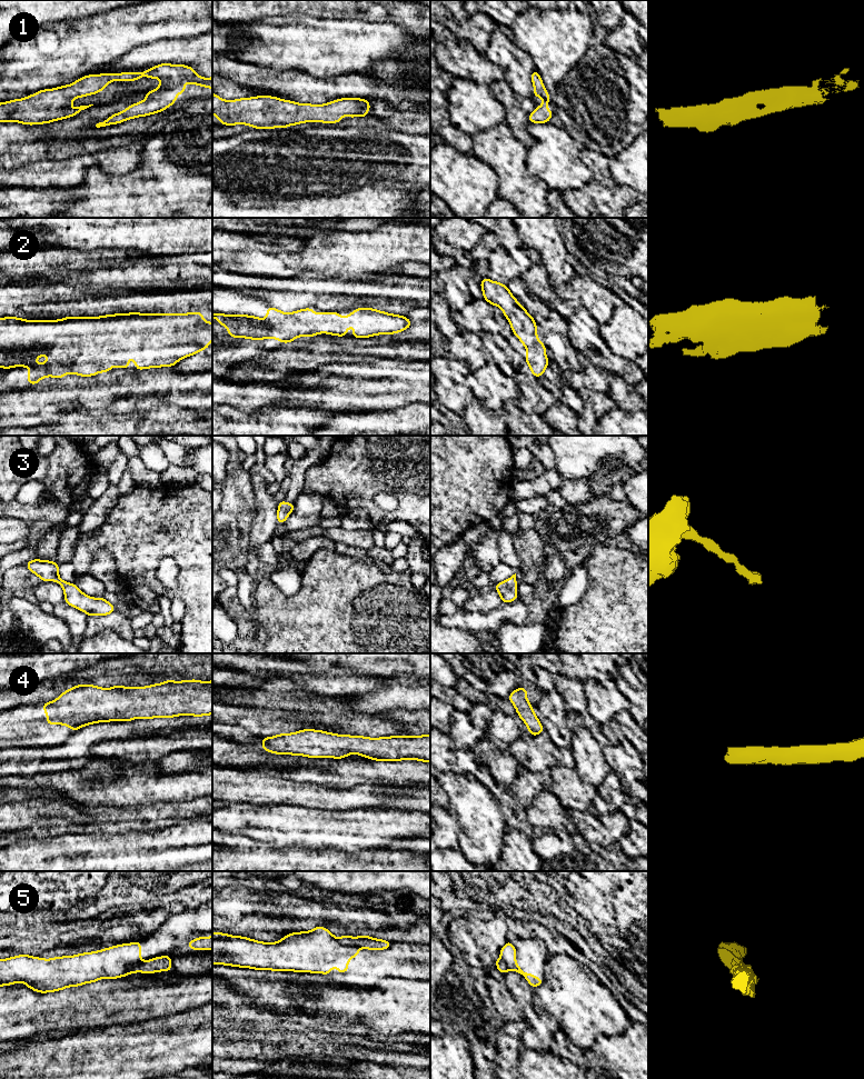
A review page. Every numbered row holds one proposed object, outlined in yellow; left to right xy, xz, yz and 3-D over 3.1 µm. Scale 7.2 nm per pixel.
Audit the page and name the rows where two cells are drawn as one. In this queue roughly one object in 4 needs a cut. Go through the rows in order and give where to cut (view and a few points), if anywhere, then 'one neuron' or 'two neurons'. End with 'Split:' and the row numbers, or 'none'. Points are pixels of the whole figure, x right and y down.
1: no cut; one neuron
2: no cut; one neuron
3: no cut; one neuron
4: no cut; one neuron
5: cut in xz along (337, 939), (343, 943), (358, 948); two neurons
Split: 5

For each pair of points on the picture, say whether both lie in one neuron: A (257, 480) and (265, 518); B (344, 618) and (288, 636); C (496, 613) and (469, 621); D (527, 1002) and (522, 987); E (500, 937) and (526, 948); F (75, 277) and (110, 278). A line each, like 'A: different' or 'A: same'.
A: same
B: same
C: same
D: same
E: different
F: same

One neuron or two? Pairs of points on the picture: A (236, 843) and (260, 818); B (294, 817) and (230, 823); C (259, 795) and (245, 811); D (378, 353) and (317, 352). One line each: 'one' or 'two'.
A: two
B: one
C: two
D: one

